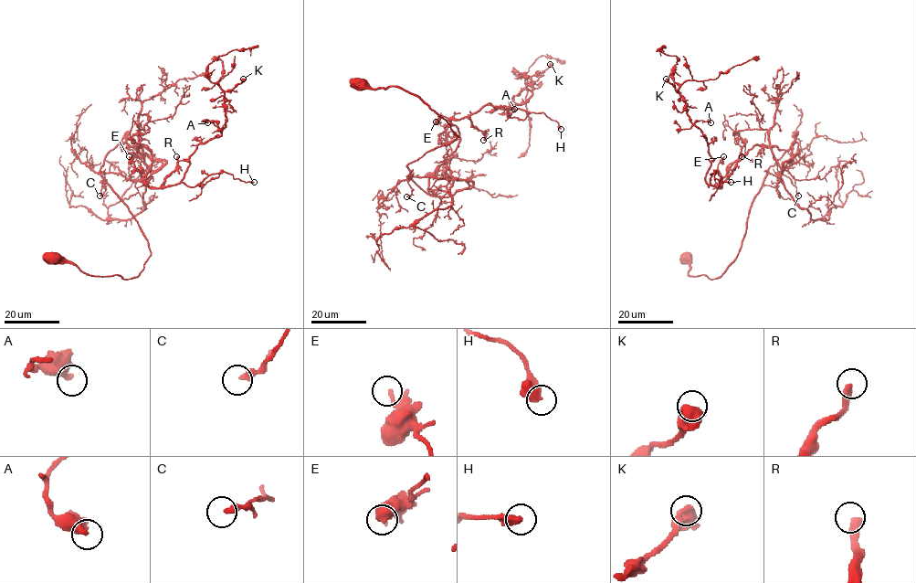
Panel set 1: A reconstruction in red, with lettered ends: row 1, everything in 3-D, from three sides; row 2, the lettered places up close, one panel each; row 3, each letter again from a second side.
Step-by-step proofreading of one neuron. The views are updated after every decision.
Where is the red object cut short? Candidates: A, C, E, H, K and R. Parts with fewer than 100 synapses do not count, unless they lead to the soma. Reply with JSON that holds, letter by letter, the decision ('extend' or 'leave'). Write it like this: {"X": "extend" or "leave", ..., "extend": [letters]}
{"A": "leave", "C": "leave", "E": "leave", "H": "leave", "K": "leave", "R": "extend", "extend": ["R"]}

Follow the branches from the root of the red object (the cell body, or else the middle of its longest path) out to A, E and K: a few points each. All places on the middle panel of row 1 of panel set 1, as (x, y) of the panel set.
A: (358, 81), (418, 95), (457, 135), (406, 166), (427, 193), (459, 143), (452, 119), (528, 89), (514, 109)
E: (358, 81), (418, 95), (457, 135), (406, 166), (427, 193), (434, 170), (460, 139), (446, 117), (436, 121)
K: (358, 81), (418, 95), (457, 135), (406, 166), (428, 193), (459, 143), (450, 120), (525, 103), (550, 64)

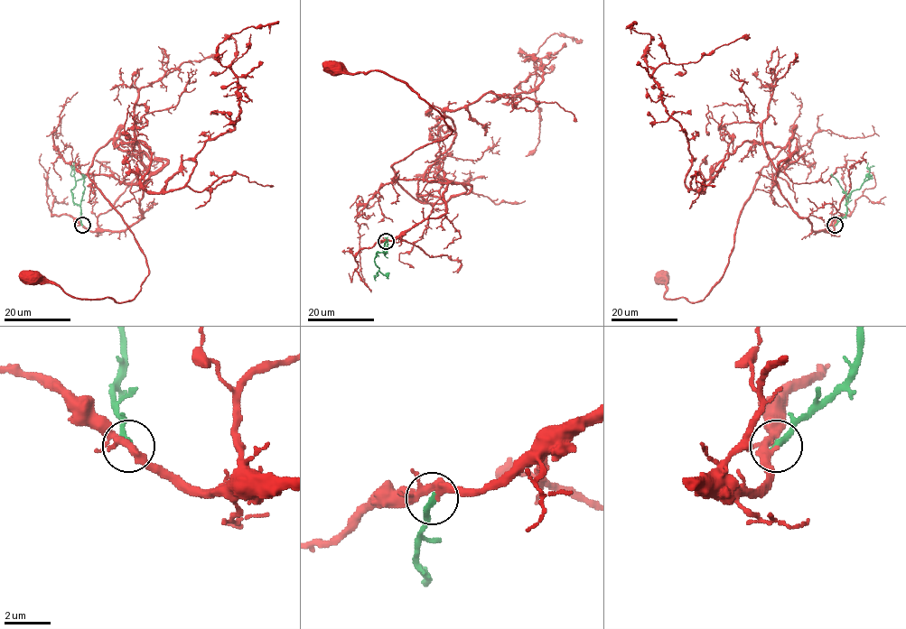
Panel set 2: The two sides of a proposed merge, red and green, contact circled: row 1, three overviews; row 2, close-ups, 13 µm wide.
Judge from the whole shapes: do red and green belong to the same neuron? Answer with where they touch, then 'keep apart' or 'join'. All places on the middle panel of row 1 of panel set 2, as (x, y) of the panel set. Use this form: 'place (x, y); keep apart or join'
place (386, 241); join

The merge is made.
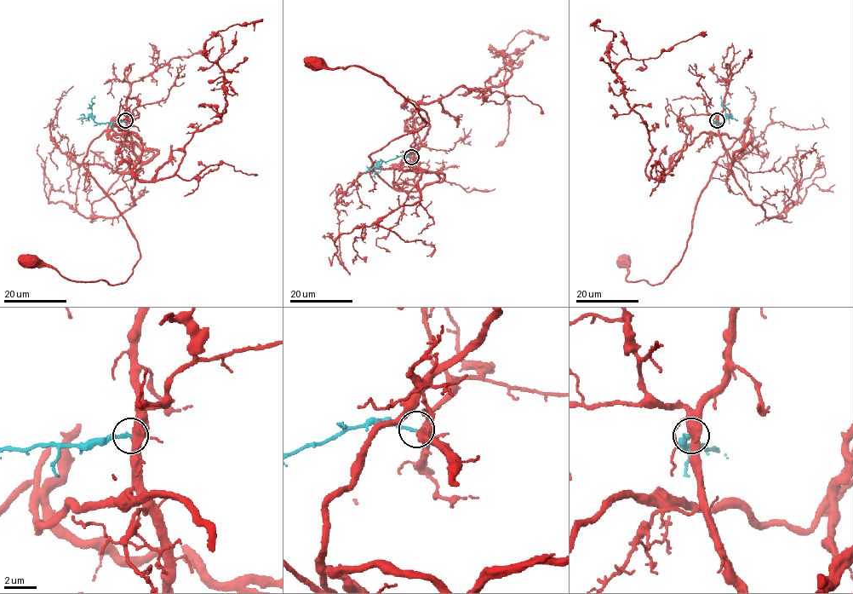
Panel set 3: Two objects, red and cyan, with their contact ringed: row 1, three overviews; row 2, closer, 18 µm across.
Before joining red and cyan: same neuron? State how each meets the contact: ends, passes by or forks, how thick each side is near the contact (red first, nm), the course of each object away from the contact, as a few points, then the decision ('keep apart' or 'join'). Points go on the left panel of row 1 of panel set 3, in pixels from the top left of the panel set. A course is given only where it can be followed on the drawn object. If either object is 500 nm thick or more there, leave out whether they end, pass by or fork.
red forks | cyan ends | 400/200 nm | red via (126, 121), (128, 135), (105, 130), (83, 166), (136, 242), (132, 274), (116, 285), (77, 281), (27, 261) | cyan via (126, 121), (97, 123), (90, 113), (91, 99), (95, 97) | join

